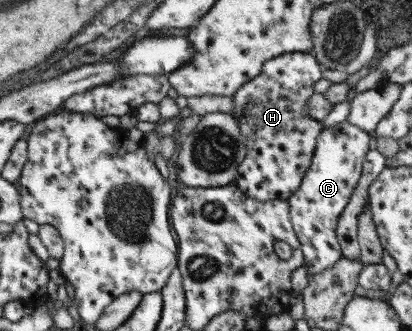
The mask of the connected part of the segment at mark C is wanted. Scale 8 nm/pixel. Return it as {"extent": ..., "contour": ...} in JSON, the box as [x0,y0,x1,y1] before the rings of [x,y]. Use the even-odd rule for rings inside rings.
{"extent":[287,122,369,275],"contour":[[[341,122],[337,126],[322,129],[316,137],[311,164],[303,174],[300,186],[287,199],[290,225],[302,251],[302,266],[308,275],[331,267],[342,255],[335,225],[347,205],[362,170],[363,158],[369,151],[369,133]]]}

